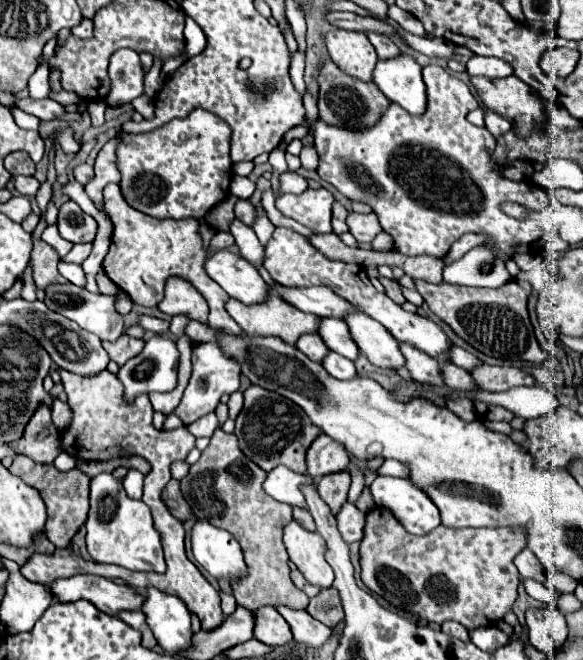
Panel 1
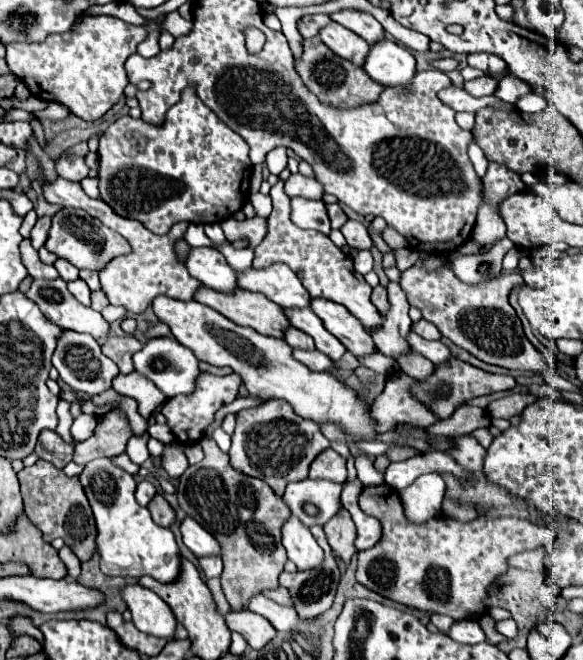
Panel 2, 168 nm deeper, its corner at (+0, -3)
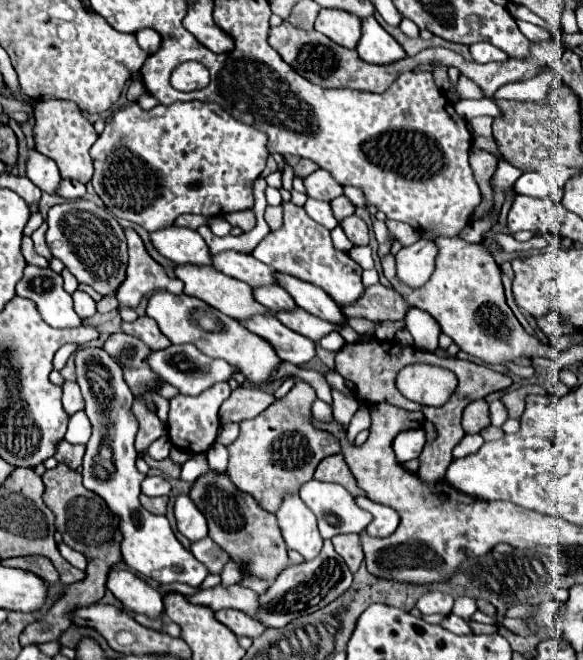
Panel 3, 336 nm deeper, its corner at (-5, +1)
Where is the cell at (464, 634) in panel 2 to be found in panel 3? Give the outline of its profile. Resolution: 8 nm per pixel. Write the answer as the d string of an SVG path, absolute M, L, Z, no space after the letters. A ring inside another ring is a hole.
M453 613L447 615L447 617L443 617L439 625L441 625L443 629L451 631L451 633L457 633L457 635L467 635L467 633L471 633L467 621L461 619L461 617L457 617L457 615L453 615Z

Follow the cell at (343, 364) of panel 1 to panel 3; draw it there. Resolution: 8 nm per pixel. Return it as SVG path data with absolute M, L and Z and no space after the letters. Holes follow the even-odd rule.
M255 315L255 319L241 319L243 327L251 333L267 339L275 353L293 365L303 365L315 357L315 343L291 329L287 329L279 319L271 315Z

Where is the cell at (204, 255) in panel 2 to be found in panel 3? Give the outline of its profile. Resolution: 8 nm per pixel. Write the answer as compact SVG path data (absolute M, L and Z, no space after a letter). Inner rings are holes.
M167 225L149 233L149 237L153 247L177 265L211 265L211 255L203 237L189 227Z

